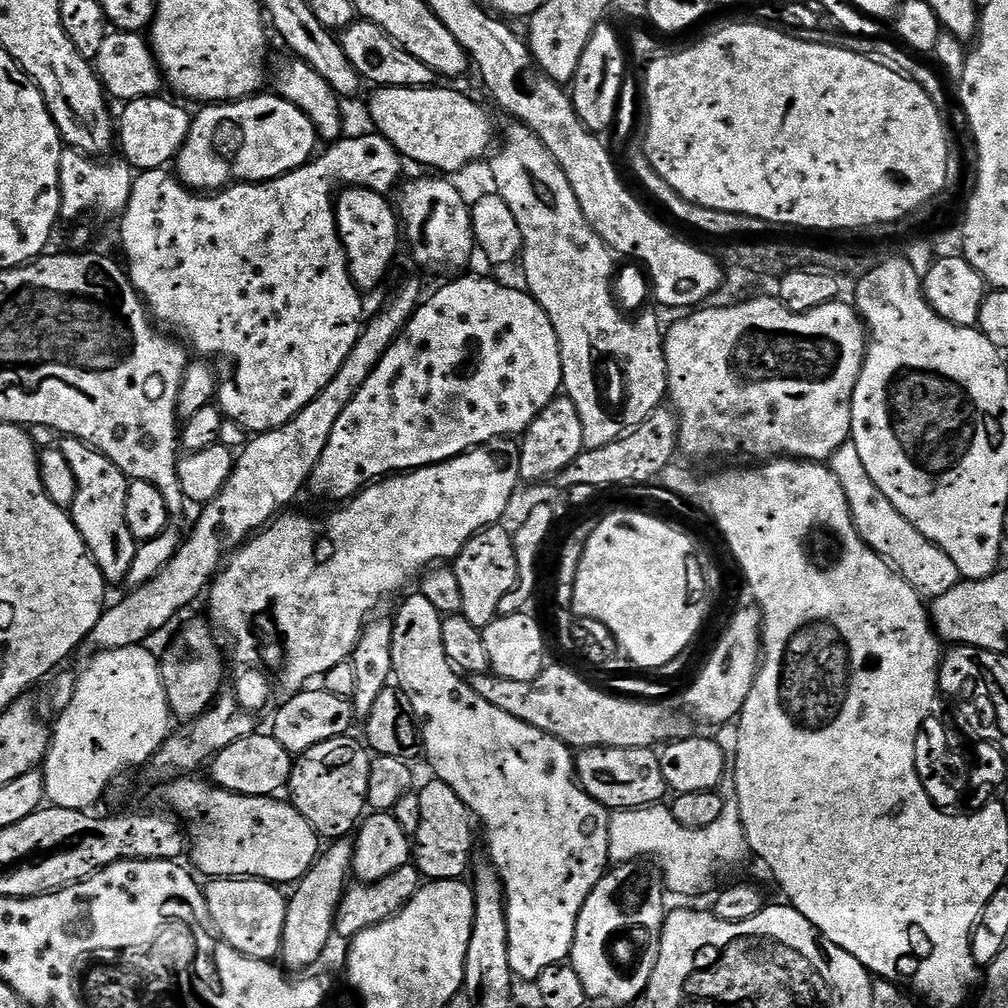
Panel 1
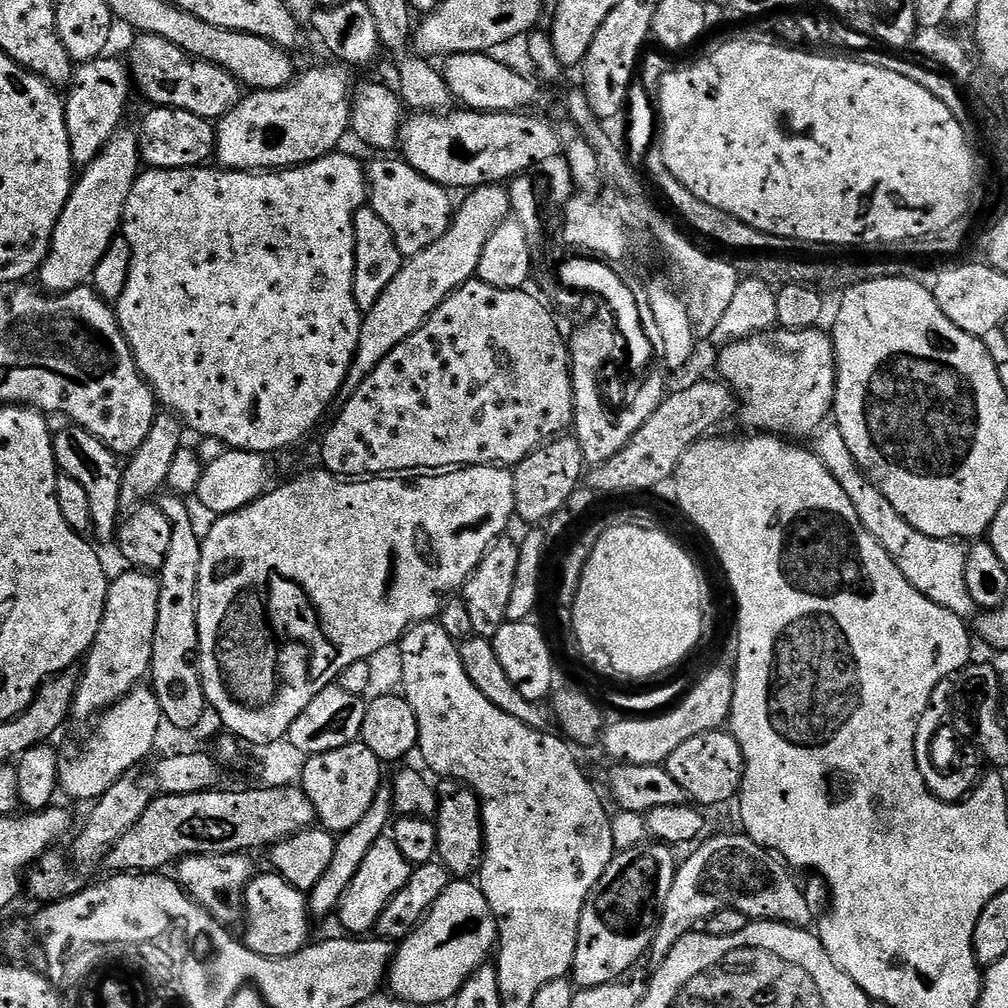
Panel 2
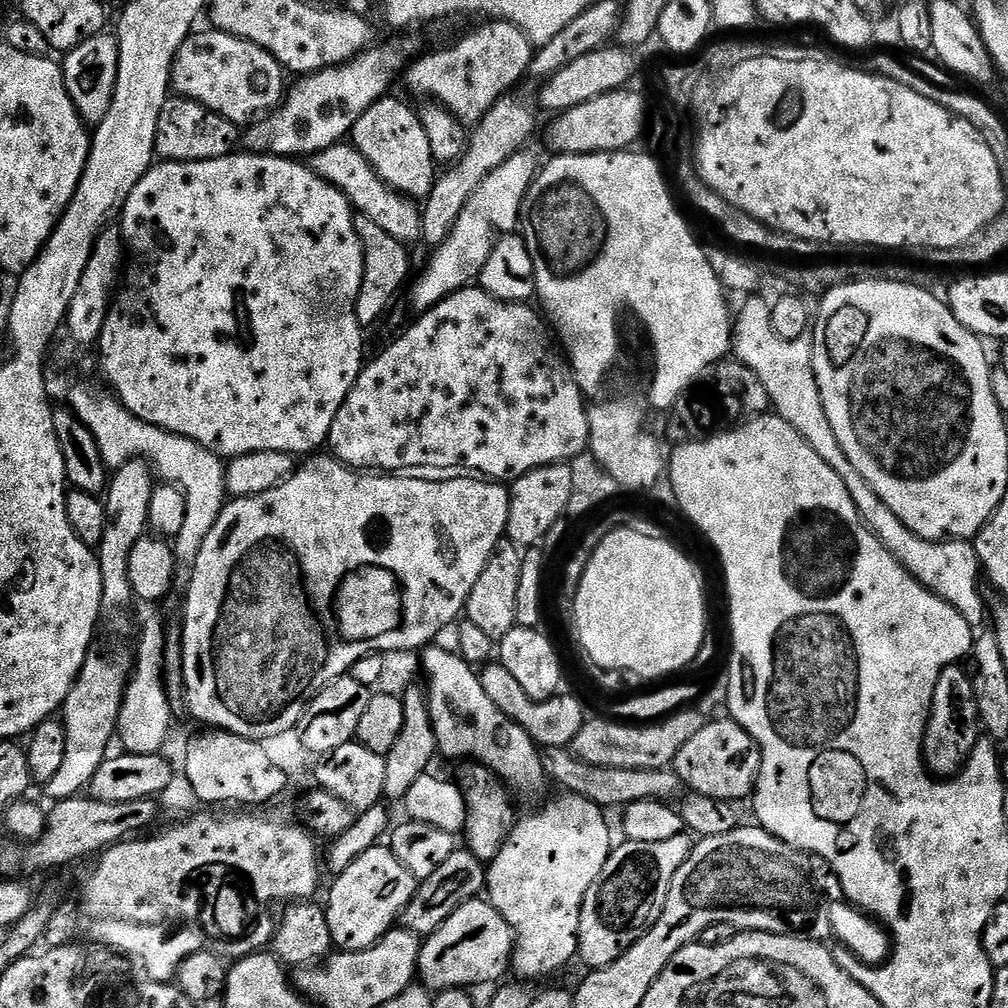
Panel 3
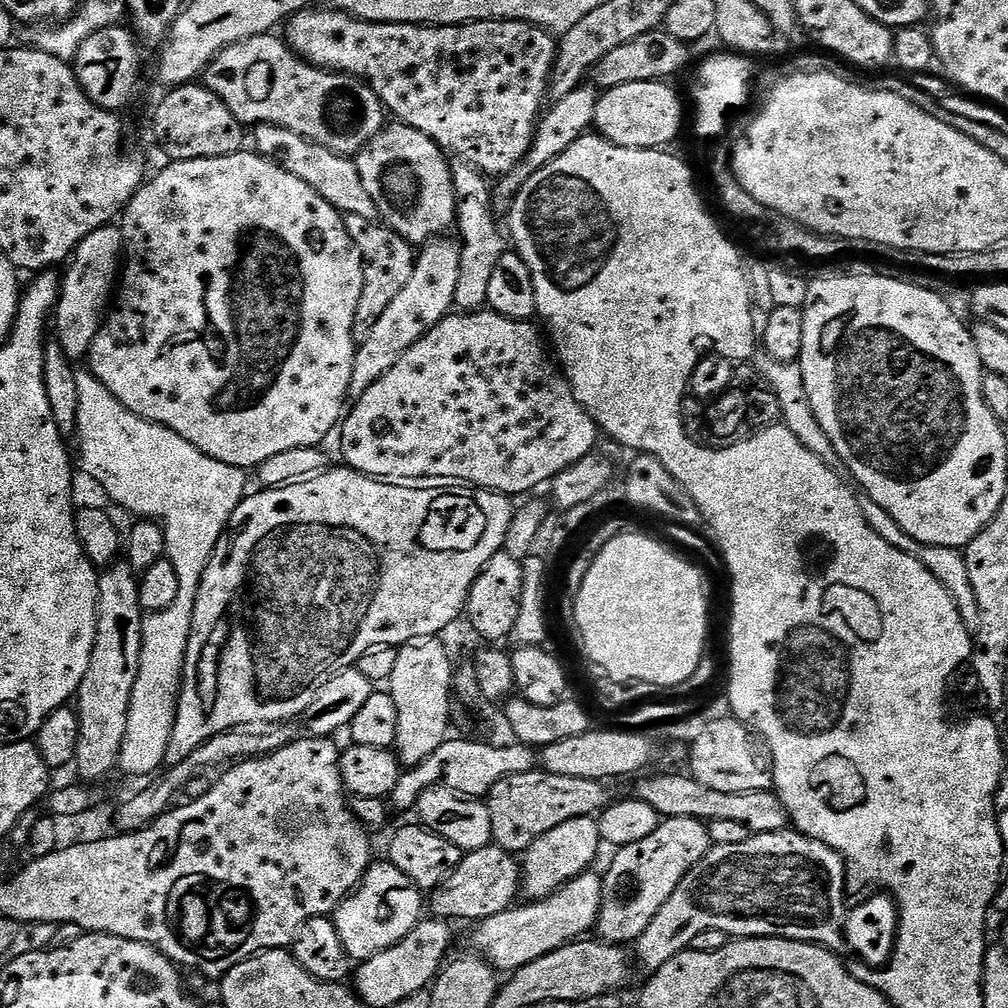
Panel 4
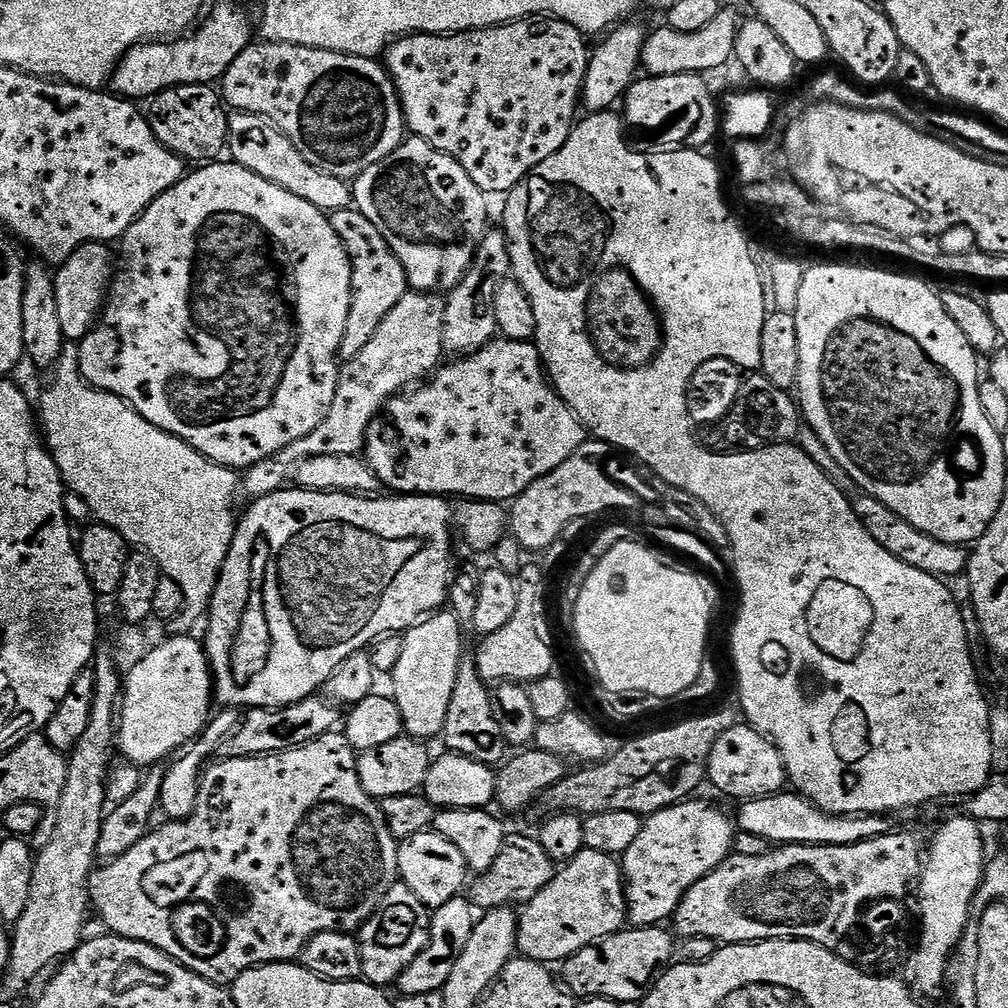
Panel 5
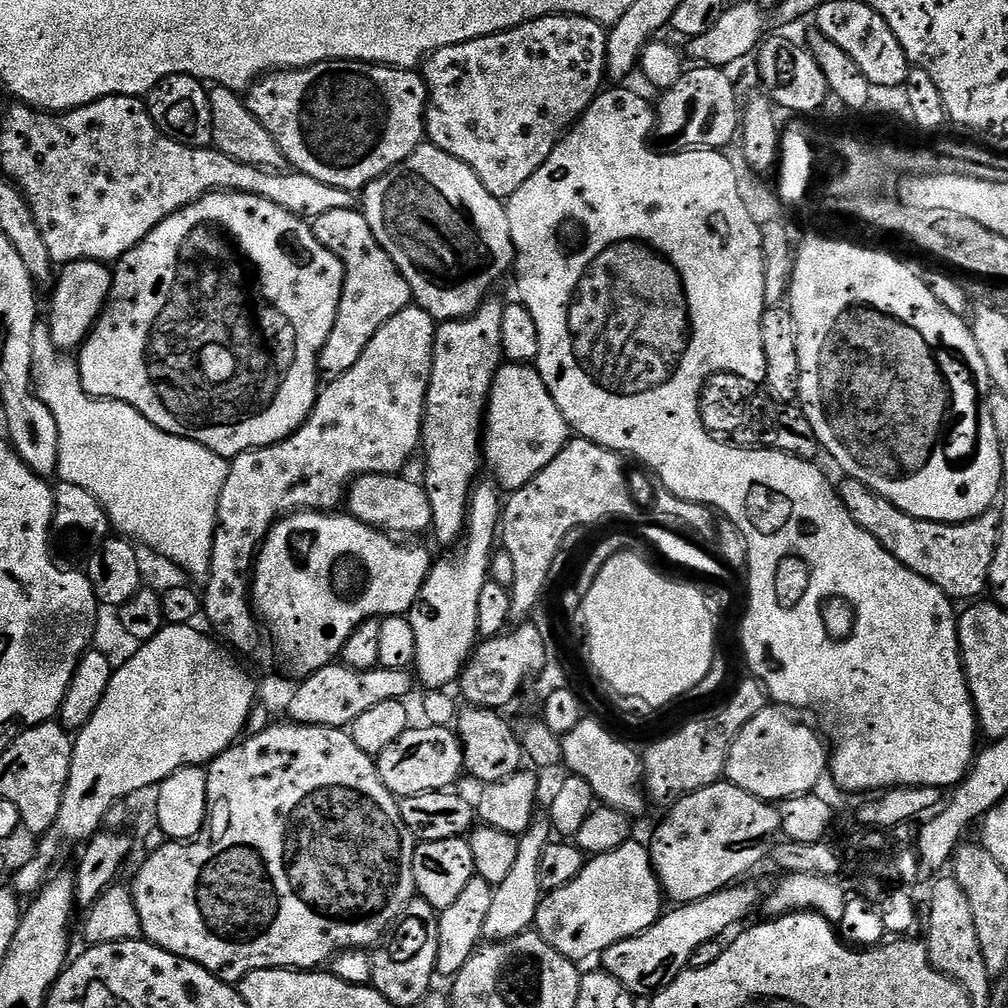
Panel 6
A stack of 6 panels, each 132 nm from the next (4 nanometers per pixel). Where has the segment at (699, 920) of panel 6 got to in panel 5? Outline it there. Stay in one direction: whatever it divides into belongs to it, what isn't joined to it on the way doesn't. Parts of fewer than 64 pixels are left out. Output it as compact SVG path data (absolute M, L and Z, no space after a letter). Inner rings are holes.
M635 926L625 927L619 932L602 938L597 944L586 946L578 950L569 960L563 961L564 976L562 980L570 989L573 996L577 998L603 998L612 1000L618 1006L626 1002L640 1002L648 996L652 985L662 978L667 968L672 967L674 957L678 952L678 940L667 927L653 926L651 928L638 928Z

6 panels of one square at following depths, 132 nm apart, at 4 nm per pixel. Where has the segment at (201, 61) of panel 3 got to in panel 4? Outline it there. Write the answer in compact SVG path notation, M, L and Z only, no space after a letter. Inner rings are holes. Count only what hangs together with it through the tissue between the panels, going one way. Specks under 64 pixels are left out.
M276 34L246 38L222 50L222 54L215 56L204 69L202 83L211 92L218 94L222 102L226 102L230 114L234 114L234 118L238 118L241 124L273 124L279 128L294 130L294 134L318 146L326 146L326 150L339 156L355 157L356 153L361 152L386 126L385 106L378 94L374 94L368 81L360 80L357 76L347 76L345 72L316 68L296 55Z

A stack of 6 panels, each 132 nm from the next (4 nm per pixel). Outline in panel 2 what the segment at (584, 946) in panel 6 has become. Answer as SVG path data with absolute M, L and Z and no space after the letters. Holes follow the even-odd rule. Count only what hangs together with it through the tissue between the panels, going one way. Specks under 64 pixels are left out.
M468 878L453 879L420 925L399 941L388 969L387 987L392 987L391 995L406 1003L447 1005L460 993L470 974L493 955L497 944L496 915L490 910L479 883Z

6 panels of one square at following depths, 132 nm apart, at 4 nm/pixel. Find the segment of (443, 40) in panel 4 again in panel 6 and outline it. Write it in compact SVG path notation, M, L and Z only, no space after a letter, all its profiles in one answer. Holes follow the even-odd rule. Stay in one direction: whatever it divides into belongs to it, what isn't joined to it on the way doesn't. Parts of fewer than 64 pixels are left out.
M543 16L507 32L446 46L433 52L422 68L428 86L428 108L424 112L427 143L466 162L490 194L507 201L526 178L543 166L572 125L600 95L607 71L605 25L581 16Z

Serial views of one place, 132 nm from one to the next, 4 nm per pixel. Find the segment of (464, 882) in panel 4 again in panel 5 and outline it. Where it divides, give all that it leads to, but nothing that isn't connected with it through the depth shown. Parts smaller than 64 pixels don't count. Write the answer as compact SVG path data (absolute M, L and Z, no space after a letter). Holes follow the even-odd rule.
M509 835L502 846L502 854L498 854L498 858L494 860L494 866L479 873L471 881L470 899L480 910L523 906L534 898L534 894L538 894L538 890L542 890L553 880L557 871L557 861L540 845L539 839Z

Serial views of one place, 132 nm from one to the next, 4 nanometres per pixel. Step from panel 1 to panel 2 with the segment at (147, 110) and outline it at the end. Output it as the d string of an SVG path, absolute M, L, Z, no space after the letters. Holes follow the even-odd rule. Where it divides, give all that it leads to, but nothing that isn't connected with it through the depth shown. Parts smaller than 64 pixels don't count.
M152 106L138 127L140 158L148 168L199 168L213 159L216 151L216 129L209 121L177 108Z

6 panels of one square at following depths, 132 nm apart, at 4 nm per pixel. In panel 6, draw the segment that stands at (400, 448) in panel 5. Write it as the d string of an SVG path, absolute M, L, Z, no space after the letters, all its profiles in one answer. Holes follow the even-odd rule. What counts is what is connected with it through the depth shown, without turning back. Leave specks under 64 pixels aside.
M501 363L488 395L488 410L482 429L482 456L486 461L487 471L488 468L492 471L491 479L505 493L517 492L522 486L526 486L526 482L542 474L542 470L546 470L546 466L550 466L554 458L558 458L558 454L566 447L569 439L570 429L566 418L562 410L558 410L558 402L554 402L550 390L546 390L546 382L542 382L540 371L532 364Z

